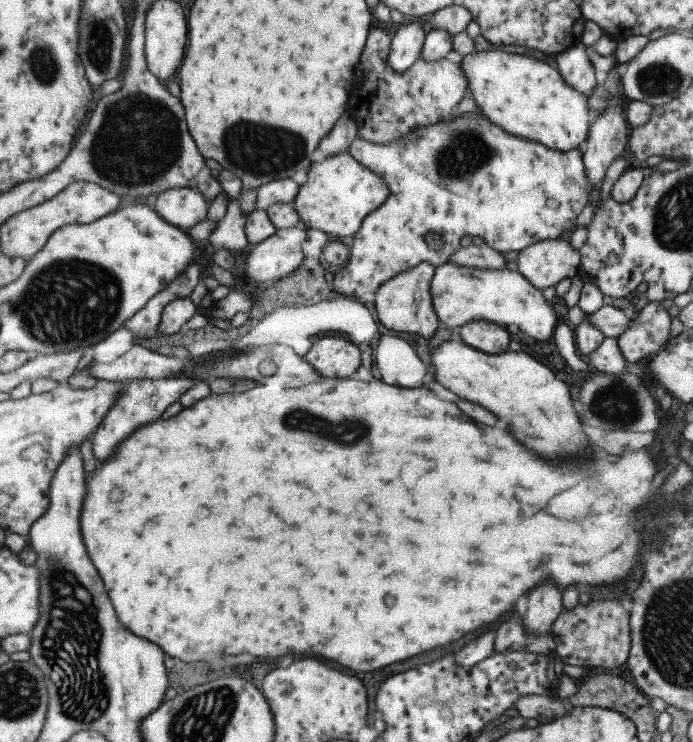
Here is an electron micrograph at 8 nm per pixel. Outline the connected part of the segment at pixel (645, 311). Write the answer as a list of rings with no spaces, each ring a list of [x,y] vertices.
[[[649,301],[642,307],[629,328],[615,339],[625,362],[639,362],[661,350],[670,338],[669,313],[659,301]]]

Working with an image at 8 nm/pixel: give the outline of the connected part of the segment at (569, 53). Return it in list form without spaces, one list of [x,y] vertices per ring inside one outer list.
[[[580,42],[553,57],[554,66],[563,82],[586,97],[597,85],[593,67],[587,56],[587,49]]]

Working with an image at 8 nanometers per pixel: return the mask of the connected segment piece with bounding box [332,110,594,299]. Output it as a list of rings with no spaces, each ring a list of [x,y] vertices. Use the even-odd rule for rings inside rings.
[[[478,110],[464,113],[452,122],[445,120],[426,127],[413,129],[402,139],[397,139],[396,141],[391,141],[384,145],[376,145],[355,137],[348,144],[347,151],[353,157],[353,160],[364,165],[366,169],[369,169],[369,172],[380,176],[389,189],[388,198],[385,199],[379,207],[373,209],[365,216],[357,232],[353,234],[353,236],[350,236],[347,241],[347,249],[349,251],[347,261],[342,265],[340,270],[337,270],[337,272],[333,274],[332,290],[339,295],[351,296],[351,298],[366,299],[372,297],[380,284],[401,274],[403,271],[413,268],[420,262],[425,261],[434,267],[444,263],[454,253],[454,250],[458,248],[458,242],[463,236],[470,236],[471,238],[477,236],[477,238],[481,238],[481,240],[485,242],[485,245],[490,246],[493,250],[502,254],[505,254],[505,252],[513,252],[513,250],[515,250],[515,252],[521,251],[526,246],[545,239],[563,238],[564,235],[570,234],[575,228],[575,220],[587,201],[590,202],[594,198],[594,193],[591,192],[593,189],[590,188],[588,181],[584,177],[582,152],[580,152],[579,149],[558,151],[533,141],[526,141],[521,137],[515,138],[515,136],[509,136],[503,129],[489,124],[489,122],[483,118],[483,114]],[[427,232],[435,232],[435,234],[439,234],[441,238],[443,238],[444,242],[439,251],[435,252],[427,247],[425,243],[425,234],[427,234]]]

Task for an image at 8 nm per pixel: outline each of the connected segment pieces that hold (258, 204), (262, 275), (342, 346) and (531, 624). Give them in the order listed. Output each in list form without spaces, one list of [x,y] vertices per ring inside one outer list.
[[[289,179],[271,180],[256,188],[256,199],[251,211],[266,211],[275,203],[292,203],[298,186]]]
[[[301,226],[276,230],[250,251],[245,276],[256,283],[289,277],[305,257],[301,248],[305,240],[306,232]]]
[[[323,335],[303,356],[314,371],[325,378],[352,378],[360,365],[361,352],[356,345],[334,335]]]
[[[545,582],[537,588],[533,586],[525,600],[527,608],[523,612],[523,624],[527,626],[527,632],[531,630],[534,635],[544,635],[561,610],[561,594],[557,584]]]

